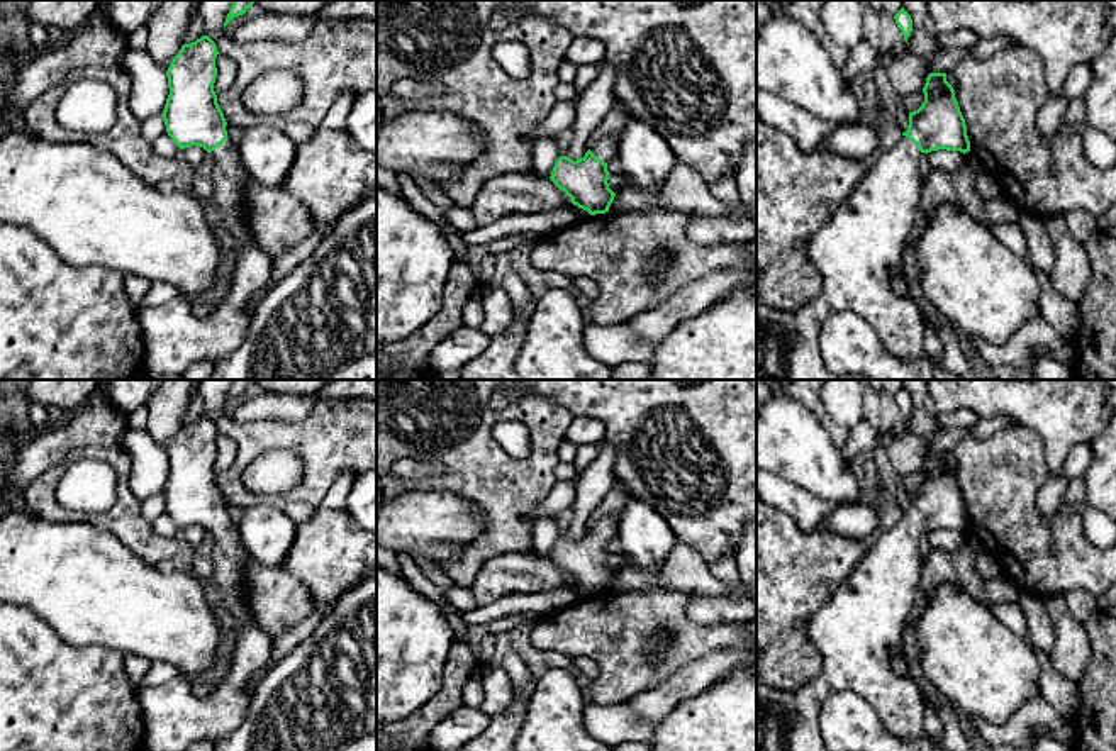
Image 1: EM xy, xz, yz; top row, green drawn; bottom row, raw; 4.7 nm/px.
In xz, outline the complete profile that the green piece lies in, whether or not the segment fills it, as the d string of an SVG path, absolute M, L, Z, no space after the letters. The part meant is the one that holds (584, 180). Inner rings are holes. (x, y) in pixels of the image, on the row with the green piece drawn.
M619 134L592 139L583 158L573 161L560 156L550 180L563 190L572 203L590 215L605 214L616 197L609 188L607 163L617 158Z

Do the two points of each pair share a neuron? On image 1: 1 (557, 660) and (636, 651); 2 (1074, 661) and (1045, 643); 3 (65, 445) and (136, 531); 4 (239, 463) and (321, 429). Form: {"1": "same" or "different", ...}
{"1": "different", "2": "different", "3": "different", "4": "same"}

